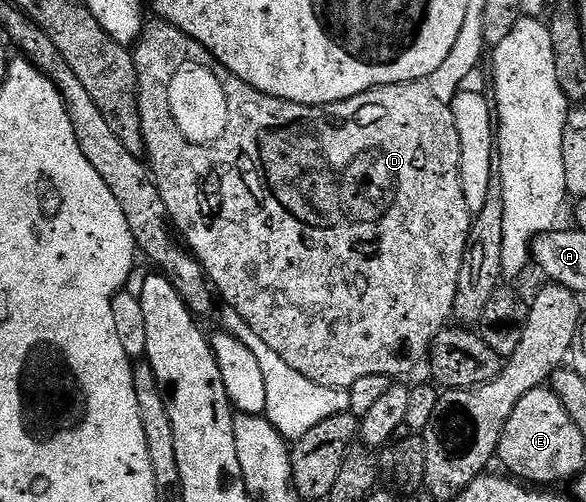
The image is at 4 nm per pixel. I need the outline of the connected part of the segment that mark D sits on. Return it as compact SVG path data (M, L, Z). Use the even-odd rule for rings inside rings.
M156 19L154 23L148 23L144 27L143 33L139 35L139 39L133 48L137 82L139 83L139 113L141 114L141 134L143 135L145 160L149 165L151 179L154 180L157 190L161 194L161 202L165 202L165 210L174 231L182 239L183 236L187 239L188 245L186 244L186 247L191 255L199 261L200 266L203 267L206 279L213 285L214 291L220 297L223 295L227 299L225 301L226 307L233 308L237 314L241 314L241 318L247 325L261 338L265 338L265 346L269 346L269 350L281 354L281 358L285 358L285 362L289 362L289 366L293 366L293 370L297 370L297 374L305 374L305 378L309 378L309 382L317 382L317 386L349 390L353 386L353 382L358 382L361 378L369 378L369 374L403 378L399 376L413 371L422 360L424 363L428 359L431 343L435 341L436 334L448 327L455 311L457 278L461 274L461 262L467 249L467 235L471 229L473 219L469 206L465 206L465 190L461 190L461 174L459 173L459 167L461 166L461 138L457 134L457 122L453 122L450 104L439 101L433 95L433 90L429 90L426 82L417 80L371 88L367 92L362 92L353 98L342 100L336 104L294 104L293 102L285 102L281 98L261 94L257 90L253 90L253 86L241 82L241 78L237 78L232 72L225 70L225 66L221 66L221 62L217 62L217 58L213 58L213 54L209 54L209 50L205 46L201 46L201 42L189 38L189 34L177 30L177 26L166 24L160 19ZM183 128L191 128L191 132L195 136L190 136Z

